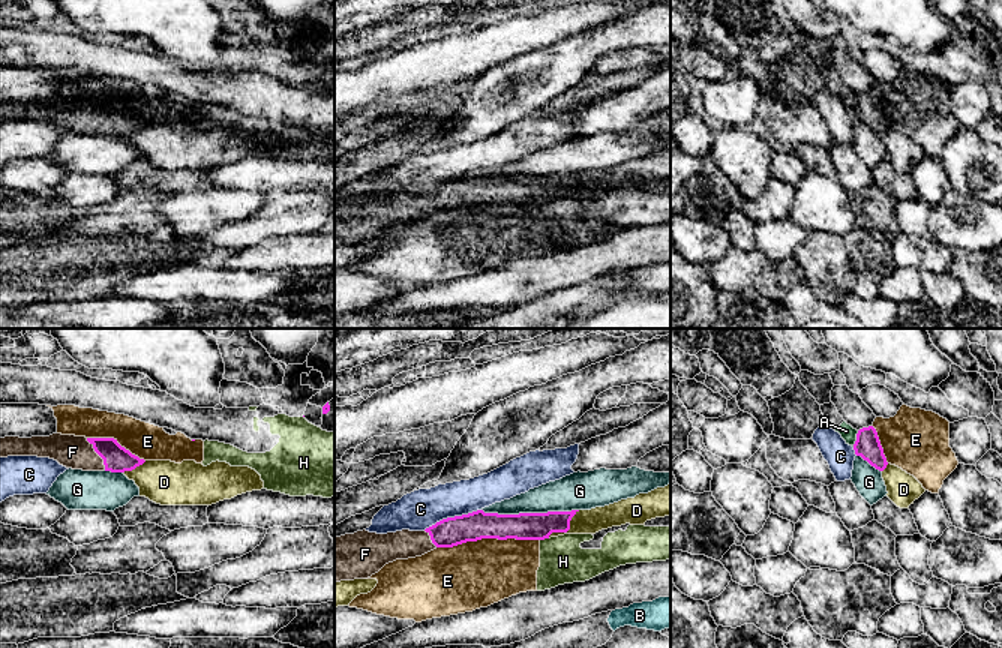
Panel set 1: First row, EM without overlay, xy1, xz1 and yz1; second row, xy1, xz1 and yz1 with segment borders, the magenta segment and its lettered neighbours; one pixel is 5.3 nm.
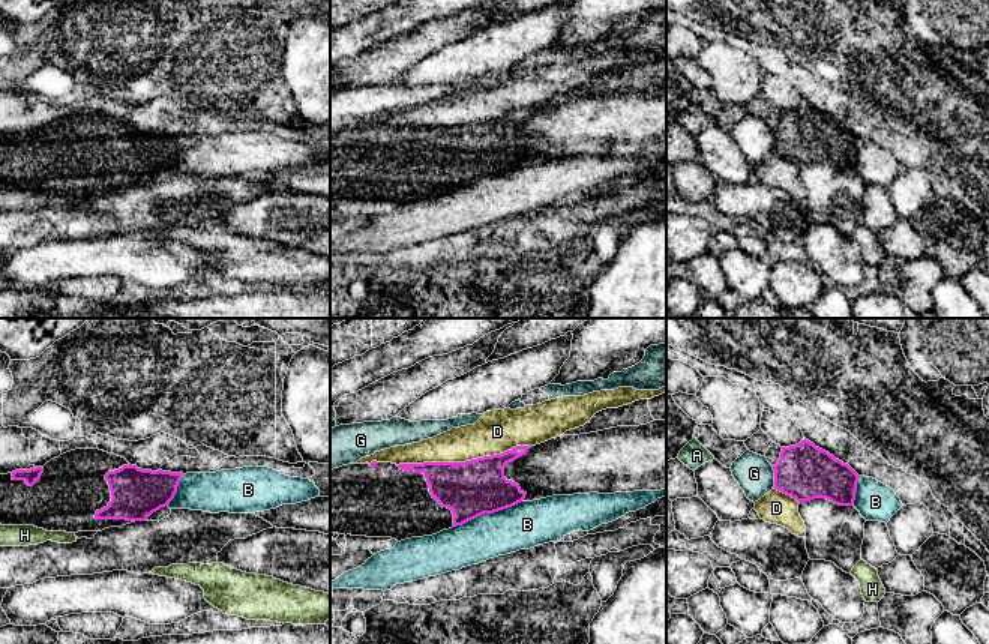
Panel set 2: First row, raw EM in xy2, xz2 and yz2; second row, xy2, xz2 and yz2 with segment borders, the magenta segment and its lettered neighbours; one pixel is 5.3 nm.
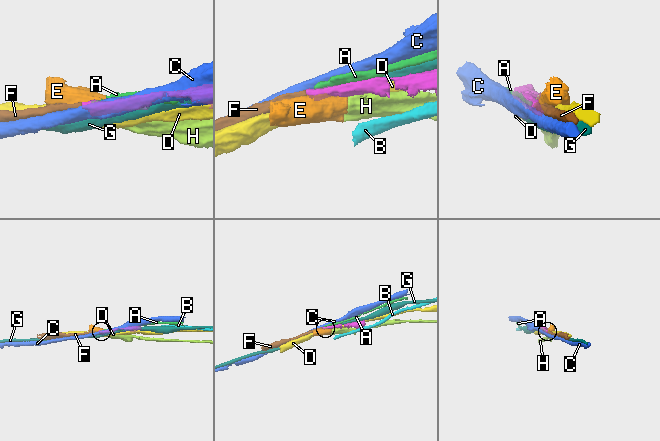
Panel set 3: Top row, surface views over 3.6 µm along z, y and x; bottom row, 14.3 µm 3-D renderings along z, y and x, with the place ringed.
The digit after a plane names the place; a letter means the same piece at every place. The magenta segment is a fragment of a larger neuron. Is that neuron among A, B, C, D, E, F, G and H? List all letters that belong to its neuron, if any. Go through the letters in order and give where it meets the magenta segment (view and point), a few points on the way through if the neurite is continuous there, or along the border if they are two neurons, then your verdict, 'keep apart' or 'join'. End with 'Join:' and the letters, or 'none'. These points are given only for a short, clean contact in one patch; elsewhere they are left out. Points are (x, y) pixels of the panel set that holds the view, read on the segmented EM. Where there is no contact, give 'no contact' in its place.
A: yz1 (857, 438) | keep apart
B: xz2 (486, 512) | keep apart
C: xz1 (452, 518) | along xz1 (480, 509), (471, 513), (443, 518), (423, 530) | keep apart
D: xz2 (465, 461) | keep apart
E: xz1 (488, 537) | keep apart
F: xy1 (96, 452) | across xy1 (117, 459), (96, 452), (72, 452) | join
G: xz1 (530, 513) | keep apart
H: xz1 (543, 539) | along xz1 (548, 537), (540, 540) | keep apart
Join: F

